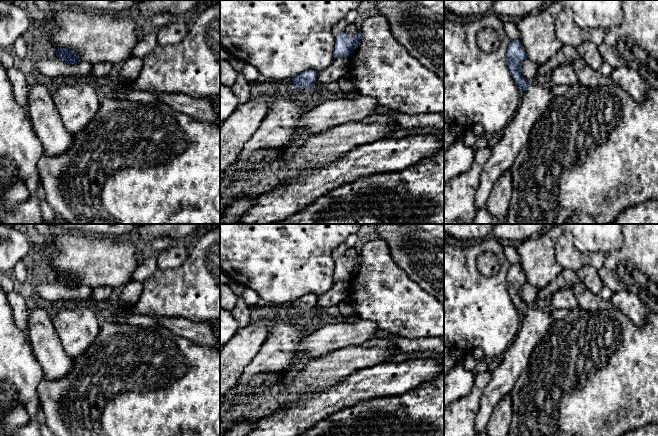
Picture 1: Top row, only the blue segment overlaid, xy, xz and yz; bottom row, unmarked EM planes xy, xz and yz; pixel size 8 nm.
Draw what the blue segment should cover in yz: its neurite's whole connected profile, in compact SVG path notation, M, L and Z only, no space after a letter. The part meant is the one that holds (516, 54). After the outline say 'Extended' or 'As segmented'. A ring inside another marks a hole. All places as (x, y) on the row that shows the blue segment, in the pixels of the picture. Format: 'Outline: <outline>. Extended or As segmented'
Outline: M519 40L510 42L506 58L508 69L521 92L520 104L482 169L476 193L477 209L486 205L493 185L511 168L518 152L527 142L532 127L556 97L551 87L543 87L538 80L529 81L521 75L521 64L528 58Z. Extended

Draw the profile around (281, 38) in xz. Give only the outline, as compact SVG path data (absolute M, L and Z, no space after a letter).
M220 0L220 46L245 64L255 66L261 76L272 80L285 80L296 74L313 69L320 72L331 65L334 60L333 50L335 36L332 34L333 27L352 9L359 9L362 0Z

